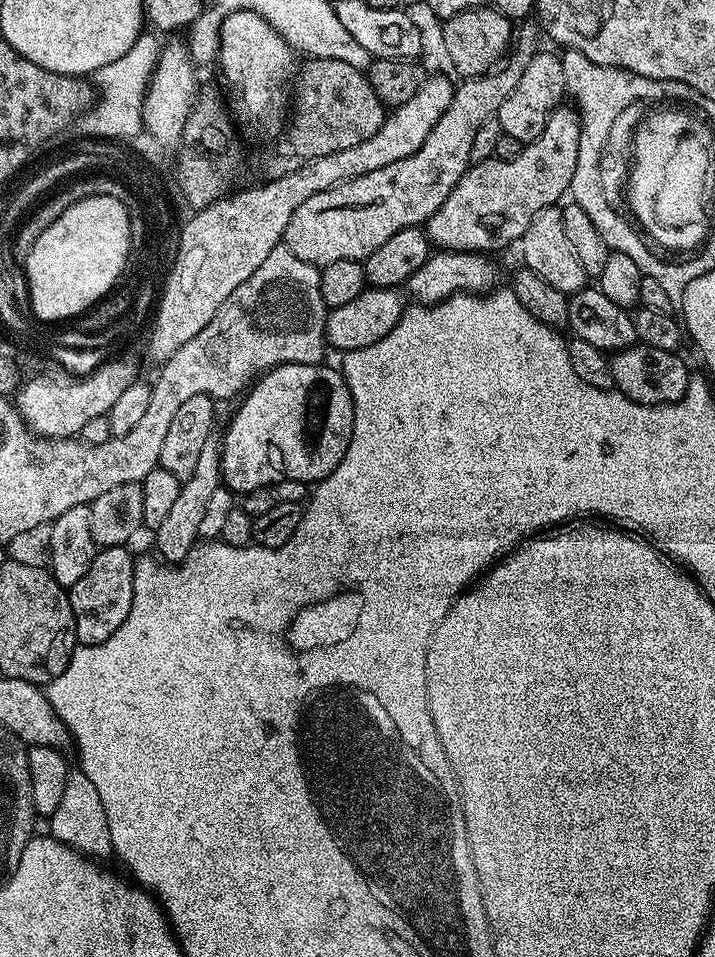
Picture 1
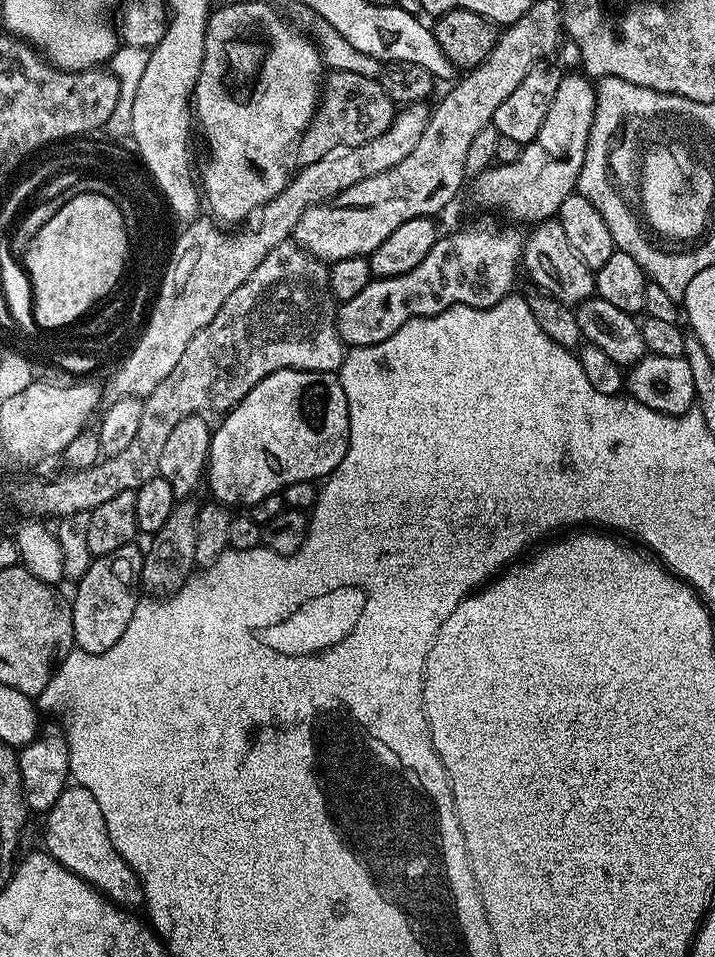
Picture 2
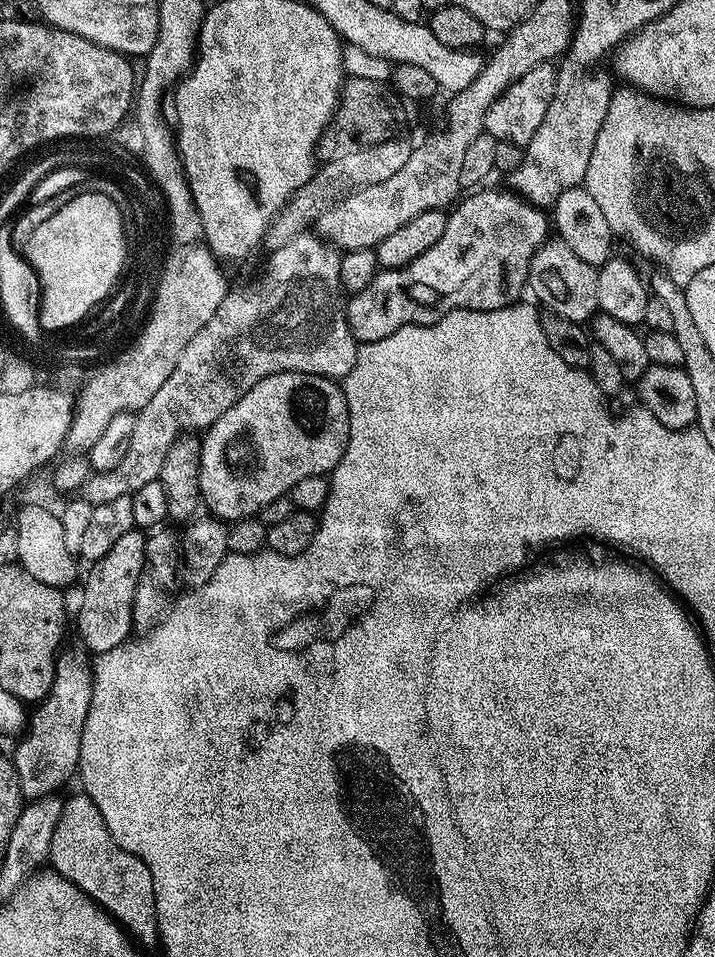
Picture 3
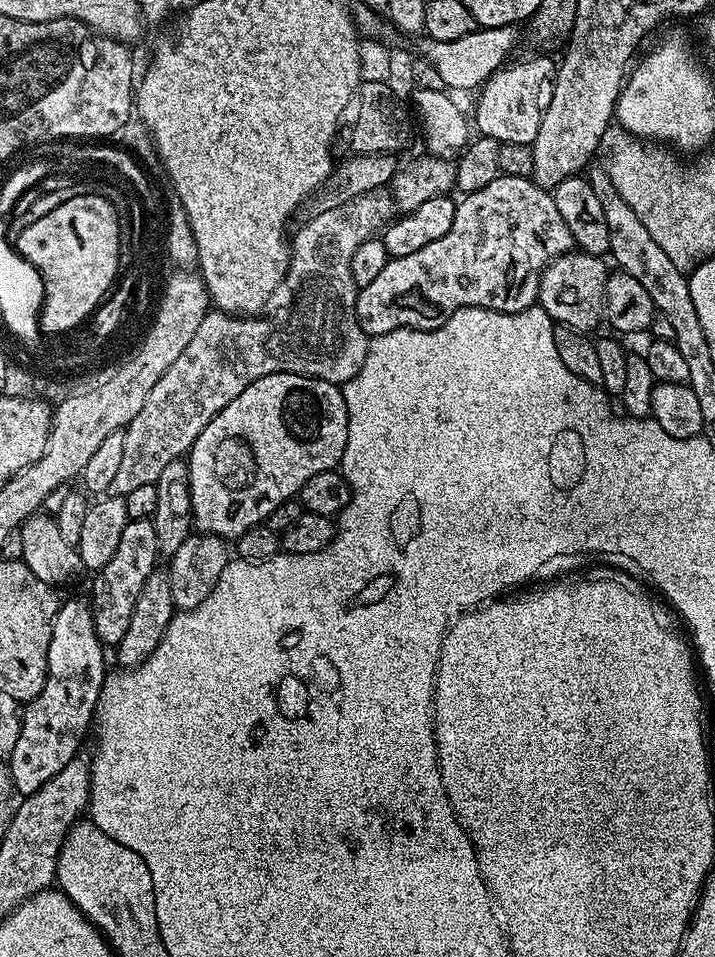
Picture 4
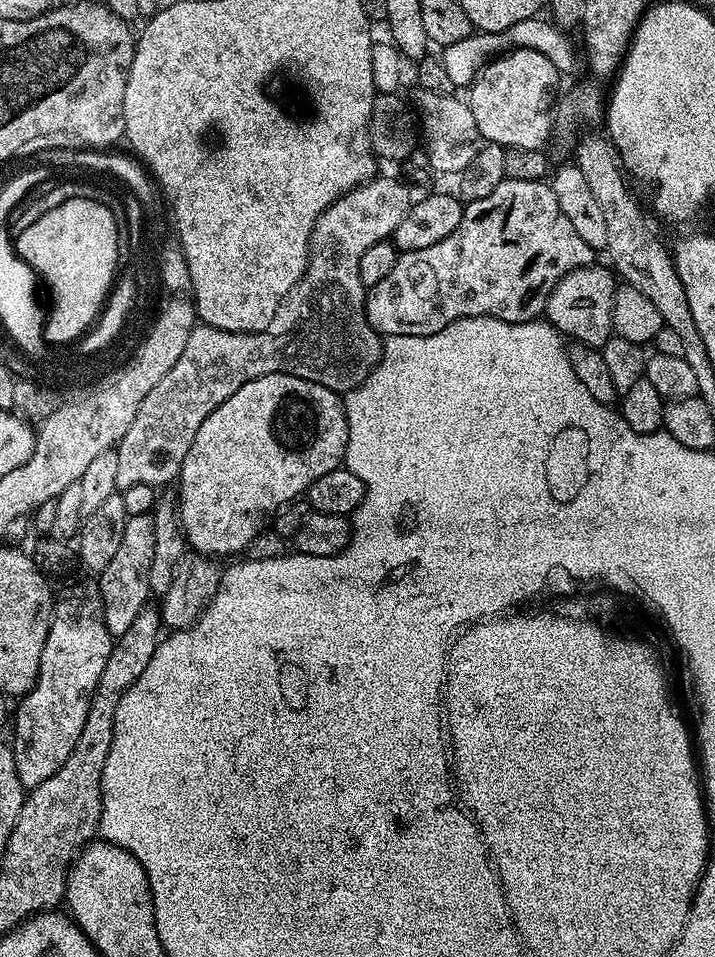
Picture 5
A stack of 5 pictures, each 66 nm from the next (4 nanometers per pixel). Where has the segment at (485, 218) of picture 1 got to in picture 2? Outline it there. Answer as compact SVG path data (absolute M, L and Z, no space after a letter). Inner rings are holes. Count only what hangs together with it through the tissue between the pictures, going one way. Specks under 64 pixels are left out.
M574 74L561 75L558 94L554 94L554 102L550 102L542 130L538 130L529 144L523 145L518 160L509 164L497 163L475 177L472 196L482 207L505 212L512 219L509 221L525 220L528 226L535 226L542 220L553 219L562 202L577 191L592 122L596 117L596 89L587 75L570 75Z

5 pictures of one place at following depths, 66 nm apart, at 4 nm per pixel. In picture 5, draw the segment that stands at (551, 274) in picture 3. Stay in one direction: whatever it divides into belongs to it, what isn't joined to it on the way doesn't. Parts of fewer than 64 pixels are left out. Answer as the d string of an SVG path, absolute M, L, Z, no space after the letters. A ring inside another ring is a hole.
M596 267L567 272L554 286L546 309L546 319L557 332L565 337L572 336L568 338L577 344L588 344L591 348L600 348L613 335L612 303L618 287L611 267Z

